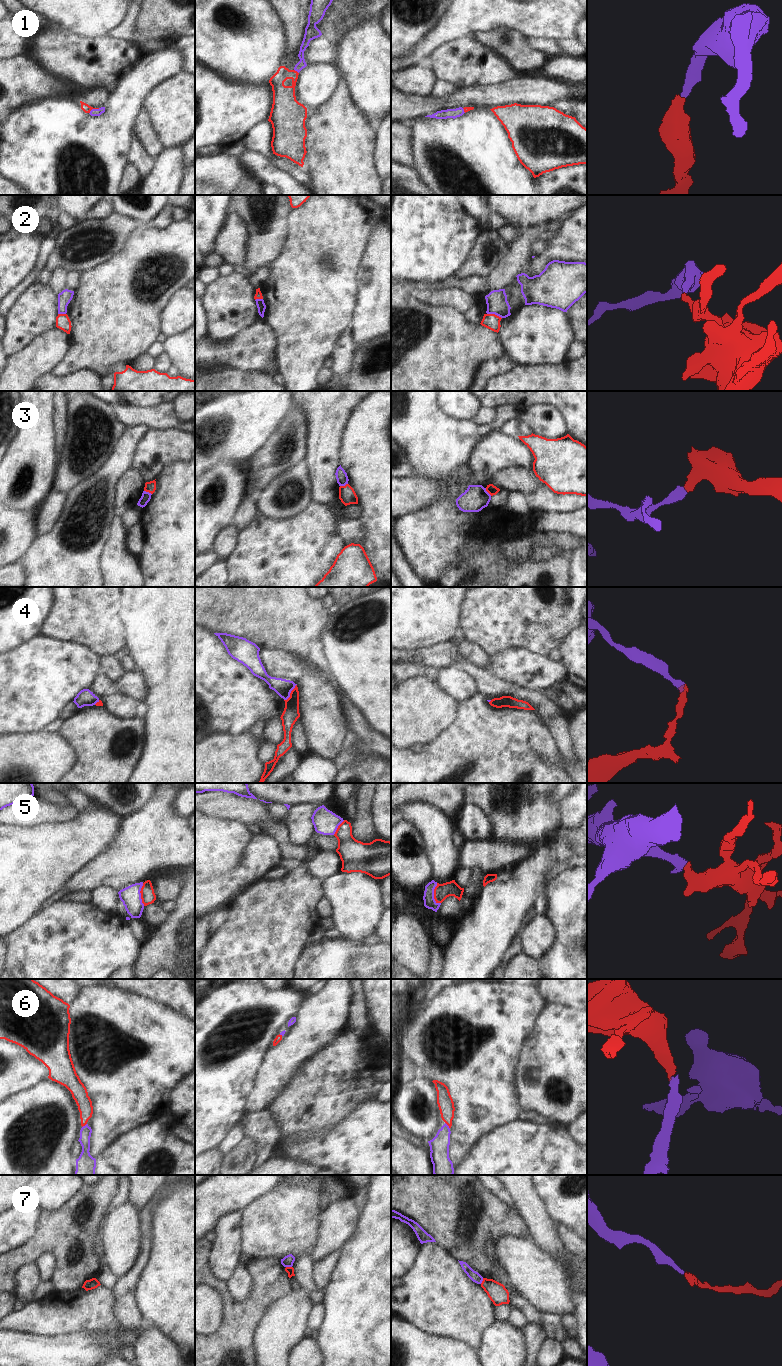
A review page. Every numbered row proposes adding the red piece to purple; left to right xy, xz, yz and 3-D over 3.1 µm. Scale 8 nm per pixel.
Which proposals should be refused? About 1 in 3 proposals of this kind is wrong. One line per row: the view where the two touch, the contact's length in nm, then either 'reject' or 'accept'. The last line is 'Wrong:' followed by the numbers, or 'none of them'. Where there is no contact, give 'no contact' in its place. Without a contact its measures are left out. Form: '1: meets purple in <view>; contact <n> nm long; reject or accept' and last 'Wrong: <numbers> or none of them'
1: meets purple in xy; contact 100 nm long; accept
2: meets purple in yz; contact 130 nm long; reject
3: meets purple in xy; contact 70 nm long; reject
4: meets purple in xz; contact 170 nm long; reject
5: meets purple in yz; contact 170 nm long; reject
6: meets purple in yz; contact 70 nm long; accept
7: meets purple in xz; contact 50 nm long; reject
Wrong: 2, 3, 4, 5, 7

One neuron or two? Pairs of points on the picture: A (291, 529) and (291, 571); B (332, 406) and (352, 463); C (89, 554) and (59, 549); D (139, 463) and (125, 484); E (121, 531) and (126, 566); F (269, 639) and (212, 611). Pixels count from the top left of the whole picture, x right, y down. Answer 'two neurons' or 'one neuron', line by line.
A: one neuron
B: two neurons
C: one neuron
D: two neurons
E: one neuron
F: one neuron

